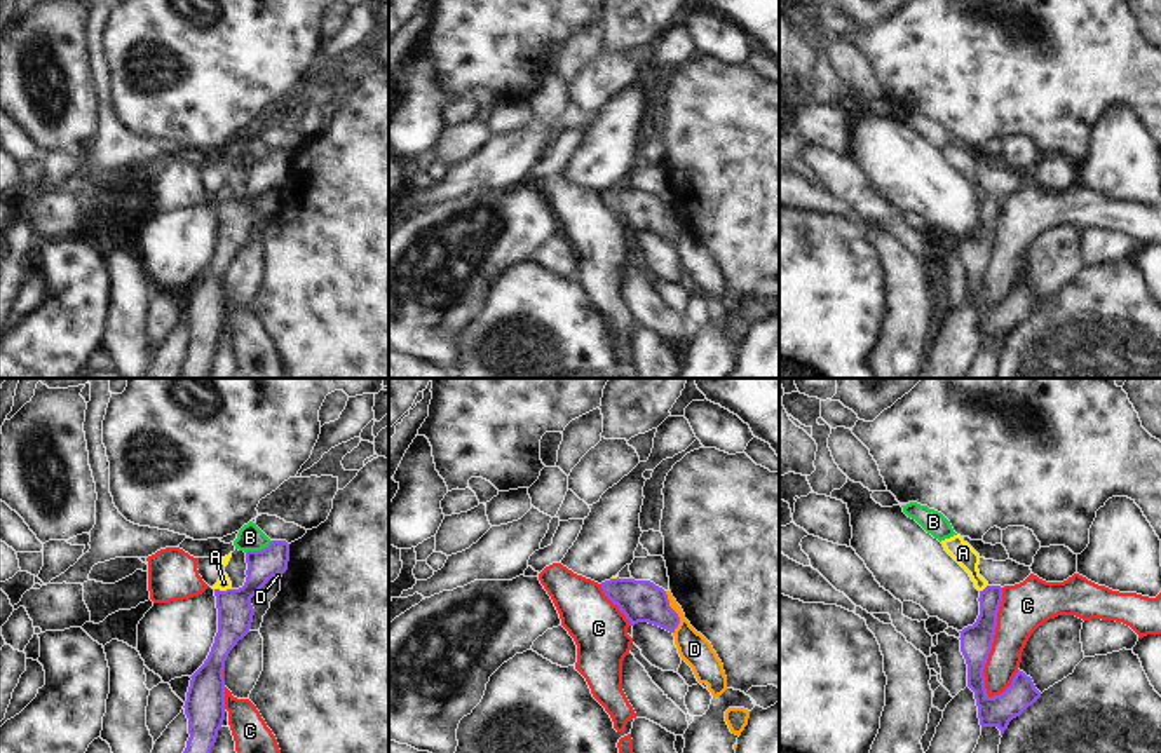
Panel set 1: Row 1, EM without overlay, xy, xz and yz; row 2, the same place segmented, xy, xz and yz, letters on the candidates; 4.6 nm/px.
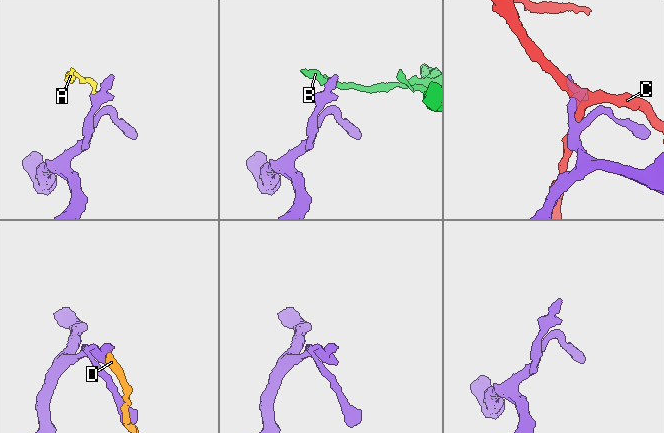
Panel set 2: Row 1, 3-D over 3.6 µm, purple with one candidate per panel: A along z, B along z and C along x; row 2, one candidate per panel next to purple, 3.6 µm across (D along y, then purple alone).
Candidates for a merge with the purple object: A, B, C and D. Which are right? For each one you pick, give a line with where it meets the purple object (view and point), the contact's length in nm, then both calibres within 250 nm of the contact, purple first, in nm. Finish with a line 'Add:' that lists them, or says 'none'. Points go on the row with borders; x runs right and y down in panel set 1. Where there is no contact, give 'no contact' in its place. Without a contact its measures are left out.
A: contact xy (224, 591); length 80 nm; calibres 160 and 70 nm
Add: A

